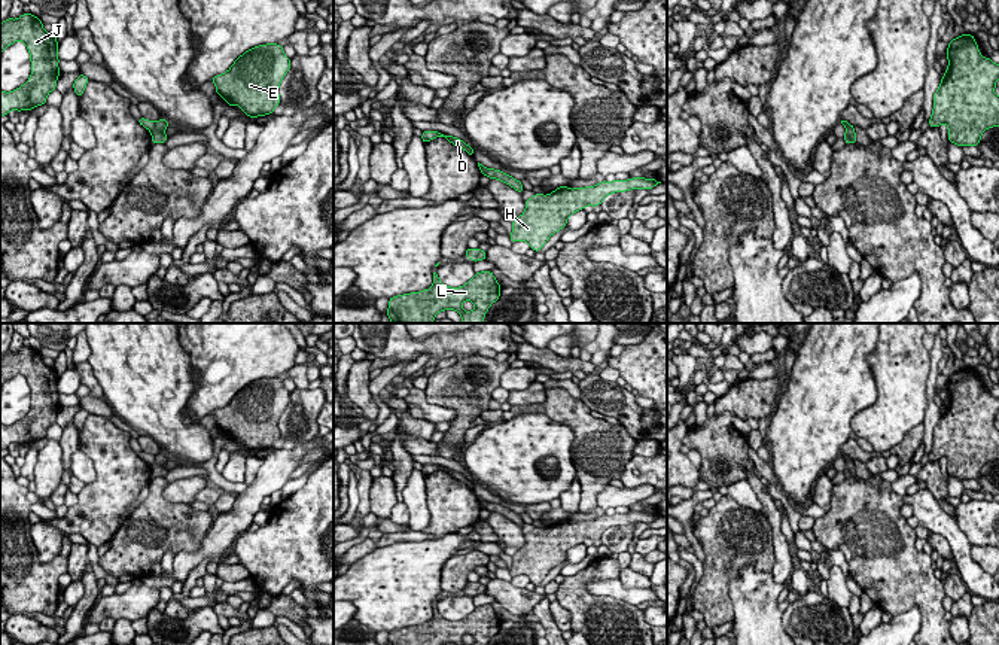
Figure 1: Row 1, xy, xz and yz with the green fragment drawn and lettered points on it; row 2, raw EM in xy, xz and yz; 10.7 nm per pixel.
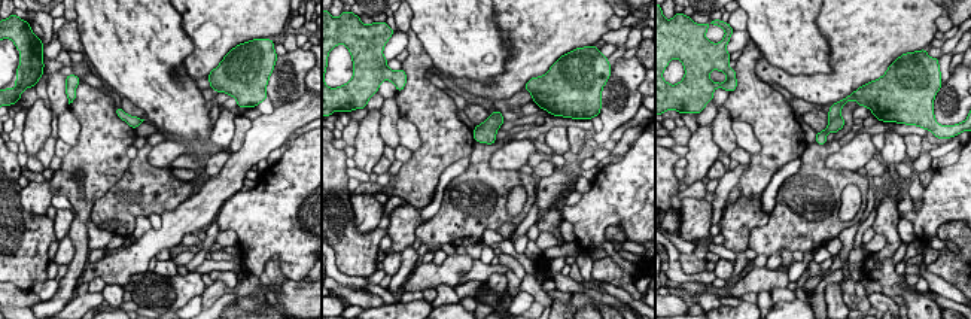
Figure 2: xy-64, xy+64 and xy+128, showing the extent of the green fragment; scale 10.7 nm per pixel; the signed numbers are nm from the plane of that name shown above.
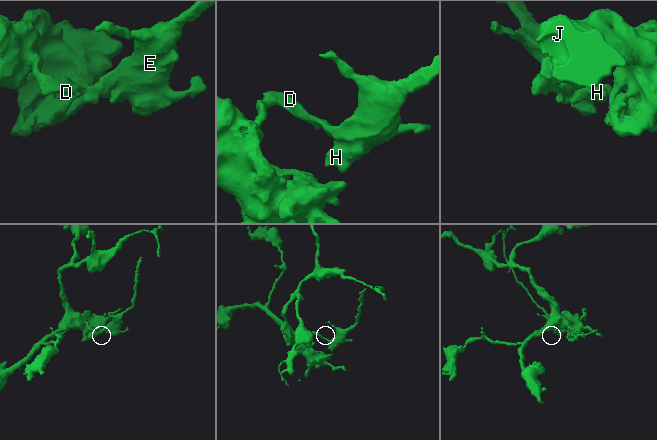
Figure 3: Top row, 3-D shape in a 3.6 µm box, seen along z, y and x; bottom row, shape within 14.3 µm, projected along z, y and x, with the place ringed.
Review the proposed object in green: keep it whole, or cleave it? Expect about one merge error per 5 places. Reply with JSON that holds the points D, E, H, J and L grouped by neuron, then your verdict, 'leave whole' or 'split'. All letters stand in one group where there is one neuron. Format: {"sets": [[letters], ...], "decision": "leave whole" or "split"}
{"sets": [["D", "J", "L"], ["E", "H"]], "decision": "split"}

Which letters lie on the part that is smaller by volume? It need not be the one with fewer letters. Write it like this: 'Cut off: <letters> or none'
Cut off: E, H

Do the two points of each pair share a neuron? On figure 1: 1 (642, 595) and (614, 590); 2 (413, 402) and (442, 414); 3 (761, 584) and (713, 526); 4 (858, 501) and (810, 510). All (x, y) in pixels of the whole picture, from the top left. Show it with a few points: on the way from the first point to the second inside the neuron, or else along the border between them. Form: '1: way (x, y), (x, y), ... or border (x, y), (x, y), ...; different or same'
1: way (634, 595), (621, 593); same
2: way (420, 408), (435, 413); same
3: border (771, 571), (749, 562), (728, 583), (730, 596); different
4: border (827, 511), (815, 519); different

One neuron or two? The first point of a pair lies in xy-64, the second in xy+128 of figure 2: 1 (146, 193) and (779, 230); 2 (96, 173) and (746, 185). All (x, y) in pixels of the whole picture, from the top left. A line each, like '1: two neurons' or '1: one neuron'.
1: one neuron
2: one neuron

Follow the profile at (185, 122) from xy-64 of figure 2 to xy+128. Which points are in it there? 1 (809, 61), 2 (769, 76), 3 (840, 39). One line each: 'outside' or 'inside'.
1: inside
2: outside
3: outside

